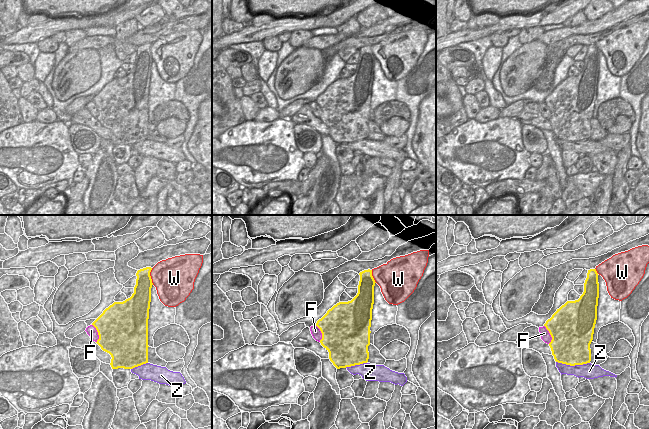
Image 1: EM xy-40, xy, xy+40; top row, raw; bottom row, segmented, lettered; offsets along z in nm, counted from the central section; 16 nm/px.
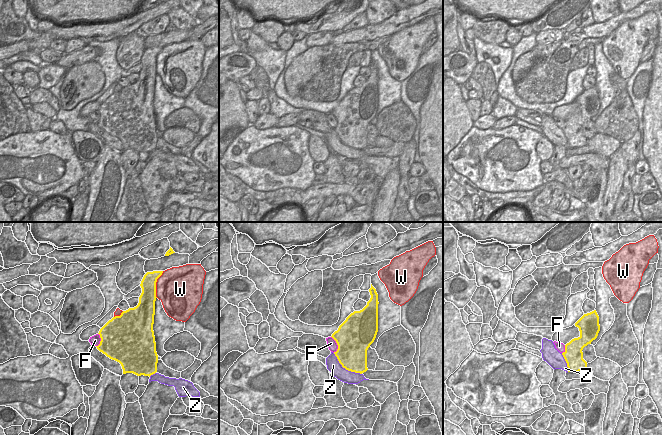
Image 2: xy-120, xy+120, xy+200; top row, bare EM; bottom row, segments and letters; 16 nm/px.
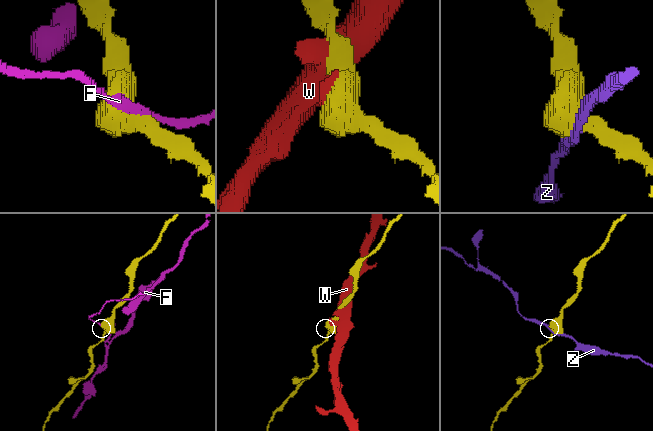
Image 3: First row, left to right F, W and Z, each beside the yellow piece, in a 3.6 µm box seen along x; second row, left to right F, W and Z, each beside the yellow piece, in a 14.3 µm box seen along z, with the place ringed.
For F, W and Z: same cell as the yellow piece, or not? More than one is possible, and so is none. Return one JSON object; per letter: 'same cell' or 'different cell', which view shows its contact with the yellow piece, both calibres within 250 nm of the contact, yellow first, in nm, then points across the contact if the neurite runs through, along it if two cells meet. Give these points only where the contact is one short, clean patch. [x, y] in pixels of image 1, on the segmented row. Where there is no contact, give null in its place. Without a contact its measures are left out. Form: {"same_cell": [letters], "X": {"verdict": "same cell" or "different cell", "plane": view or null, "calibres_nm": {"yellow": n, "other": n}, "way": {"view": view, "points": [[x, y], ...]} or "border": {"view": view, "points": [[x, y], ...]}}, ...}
{"same_cell": [], "F": {"verdict": "different cell", "plane": "xy+40", "calibres_nm": {"yellow": 500, "other": 160}}, "W": {"verdict": "different cell", "plane": "xy-40", "calibres_nm": {"yellow": 280, "other": 460}}, "Z": {"verdict": "different cell", "plane": "xy+40", "calibres_nm": {"yellow": 480, "other": 240}}}

